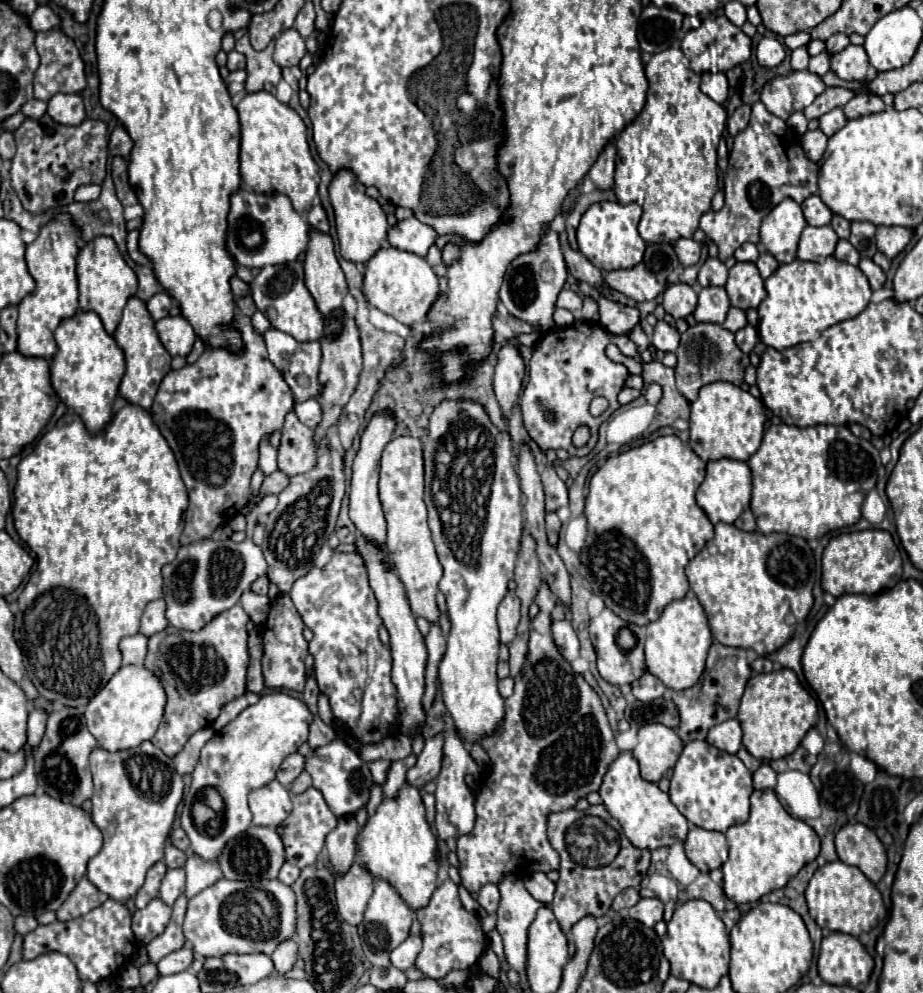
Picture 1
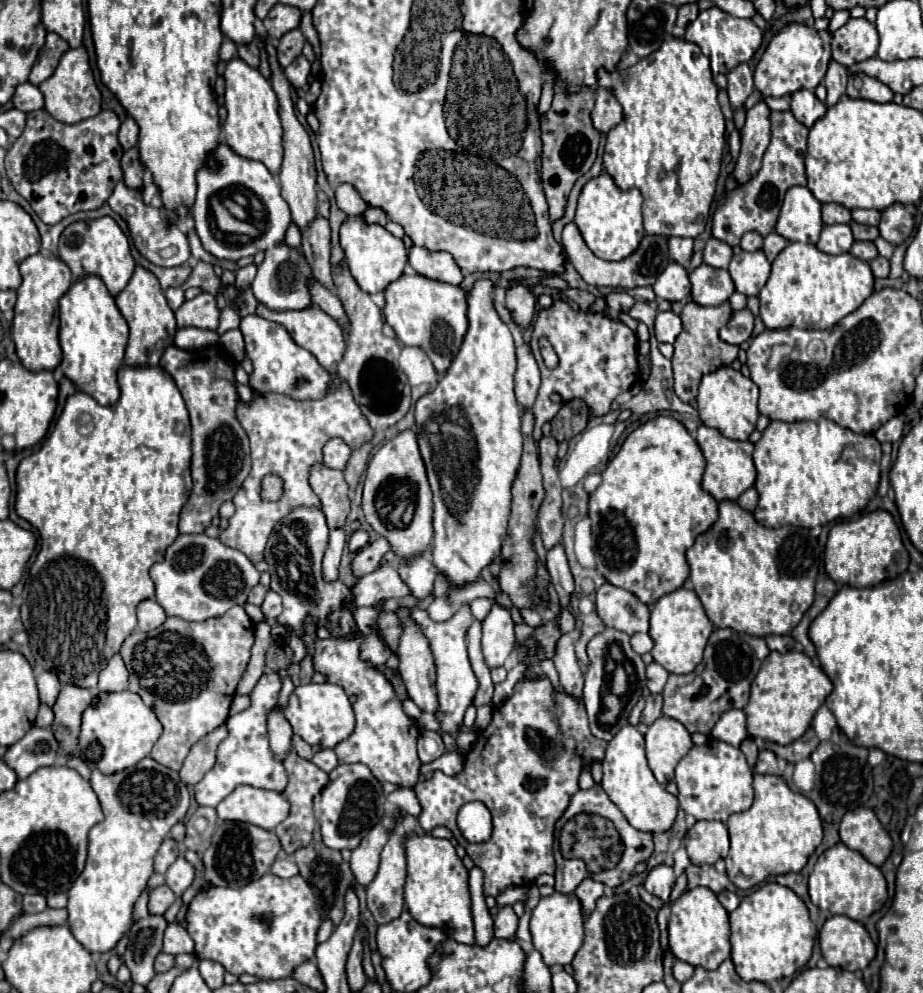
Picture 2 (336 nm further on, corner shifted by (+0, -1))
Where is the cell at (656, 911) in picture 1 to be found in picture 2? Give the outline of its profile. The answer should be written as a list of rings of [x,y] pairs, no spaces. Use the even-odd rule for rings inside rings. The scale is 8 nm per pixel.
[[[657,865],[647,873],[645,889],[649,893],[661,897],[663,901],[669,901],[673,885],[675,885],[675,871],[669,865]]]

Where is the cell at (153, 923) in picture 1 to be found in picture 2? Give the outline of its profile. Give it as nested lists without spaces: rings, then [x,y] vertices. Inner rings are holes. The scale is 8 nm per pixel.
[[[167,885],[155,887],[149,895],[149,913],[163,915],[173,901],[175,901],[175,895],[171,893],[171,889],[167,889]]]

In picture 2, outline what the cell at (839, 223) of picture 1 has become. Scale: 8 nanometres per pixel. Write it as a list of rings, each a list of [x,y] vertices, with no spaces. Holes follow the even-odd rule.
[[[851,221],[851,229],[857,241],[875,241],[879,237],[879,229],[877,227],[869,227],[869,225],[859,225],[855,221]]]

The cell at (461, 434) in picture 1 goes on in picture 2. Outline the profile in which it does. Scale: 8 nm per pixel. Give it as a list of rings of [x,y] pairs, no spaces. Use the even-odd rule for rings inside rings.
[[[475,281],[467,295],[469,331],[463,345],[453,359],[449,371],[441,377],[437,387],[415,403],[415,425],[419,449],[427,467],[427,477],[433,489],[433,563],[439,573],[447,575],[451,585],[465,585],[481,579],[481,569],[487,567],[501,551],[507,533],[511,511],[511,485],[521,459],[521,409],[513,393],[515,375],[515,345],[509,327],[501,321],[493,307],[493,281]]]

